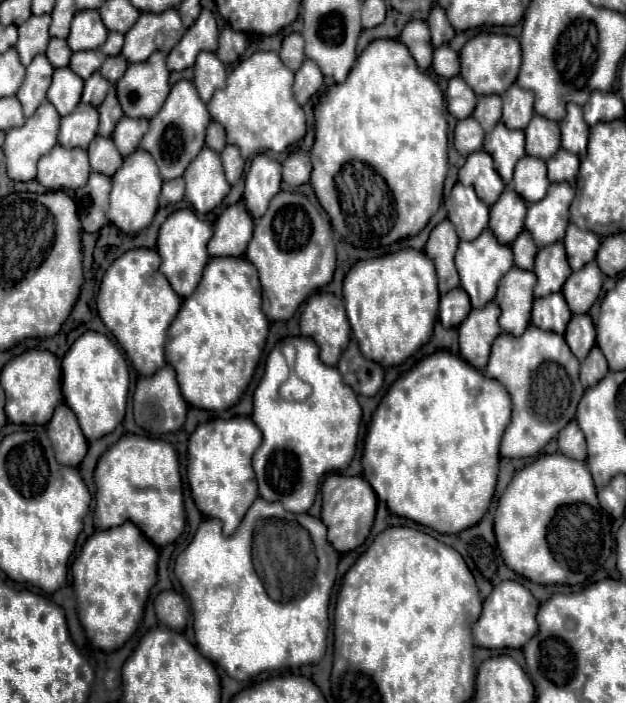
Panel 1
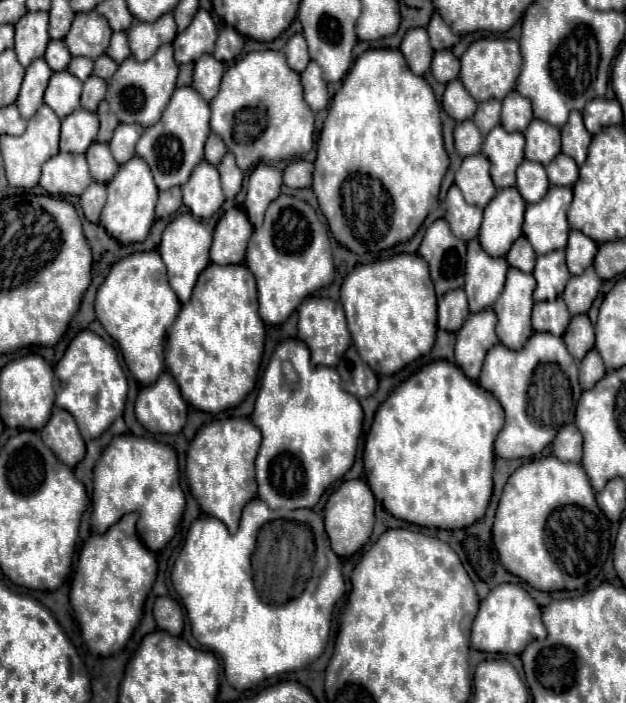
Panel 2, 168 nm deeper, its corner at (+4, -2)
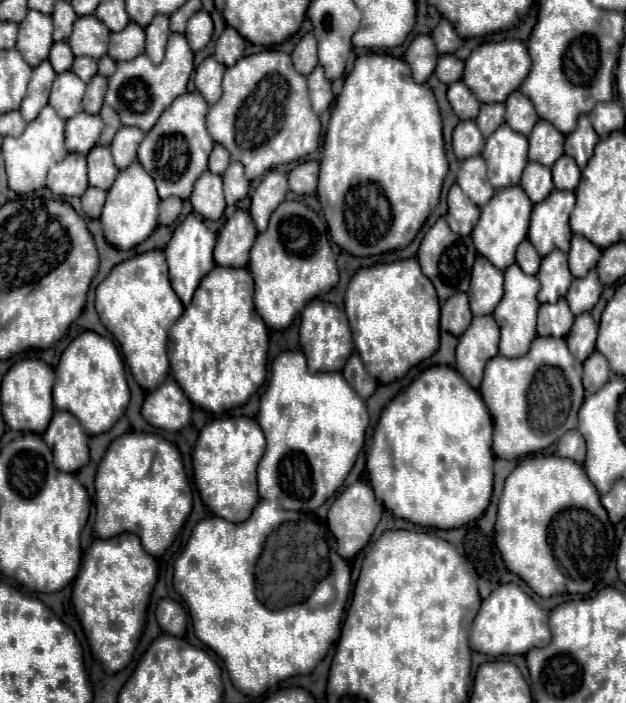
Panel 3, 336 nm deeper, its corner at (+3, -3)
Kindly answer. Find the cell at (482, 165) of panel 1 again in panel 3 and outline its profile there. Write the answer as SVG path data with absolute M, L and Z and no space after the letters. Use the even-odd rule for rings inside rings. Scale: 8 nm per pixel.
M472 156L462 162L456 184L468 194L468 198L476 206L484 206L494 196L494 188L488 184L482 156Z

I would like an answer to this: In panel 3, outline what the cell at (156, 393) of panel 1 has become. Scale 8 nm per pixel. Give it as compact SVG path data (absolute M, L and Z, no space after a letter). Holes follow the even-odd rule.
M168 378L164 384L160 384L160 388L148 392L142 406L142 416L156 428L178 432L190 424L192 402L184 396L176 380Z

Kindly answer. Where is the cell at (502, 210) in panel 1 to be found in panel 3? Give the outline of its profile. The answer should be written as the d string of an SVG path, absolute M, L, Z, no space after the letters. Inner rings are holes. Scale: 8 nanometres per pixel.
M510 186L510 188L498 190L496 196L492 196L492 200L482 208L480 220L478 220L476 228L472 230L472 240L474 240L476 250L484 258L492 260L492 264L496 264L496 268L506 270L514 262L518 244L526 238L530 212L532 212L532 202L528 200L526 192L520 186Z

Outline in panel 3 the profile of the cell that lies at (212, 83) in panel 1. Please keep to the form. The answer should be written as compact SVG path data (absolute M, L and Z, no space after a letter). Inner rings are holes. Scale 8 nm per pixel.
M212 56L206 58L198 68L196 68L196 90L206 98L208 104L216 104L222 96L222 76L226 72L226 66L216 62Z

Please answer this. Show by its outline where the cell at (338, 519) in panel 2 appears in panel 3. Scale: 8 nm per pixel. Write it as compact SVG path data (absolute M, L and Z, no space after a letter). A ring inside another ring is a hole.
M356 482L356 484L344 488L338 494L338 498L334 500L334 504L330 506L330 510L328 510L328 528L336 536L340 556L344 556L346 560L354 558L368 544L368 540L370 540L370 536L372 536L372 532L378 524L378 516L374 516L374 506L376 506L374 492L364 482Z

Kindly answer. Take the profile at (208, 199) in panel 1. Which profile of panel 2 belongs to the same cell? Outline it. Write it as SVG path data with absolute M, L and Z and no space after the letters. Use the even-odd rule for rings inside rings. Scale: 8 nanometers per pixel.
M207 161L195 167L195 175L191 175L191 179L181 187L181 191L183 191L183 203L199 219L209 219L211 215L215 215L225 201L219 171L215 165Z

